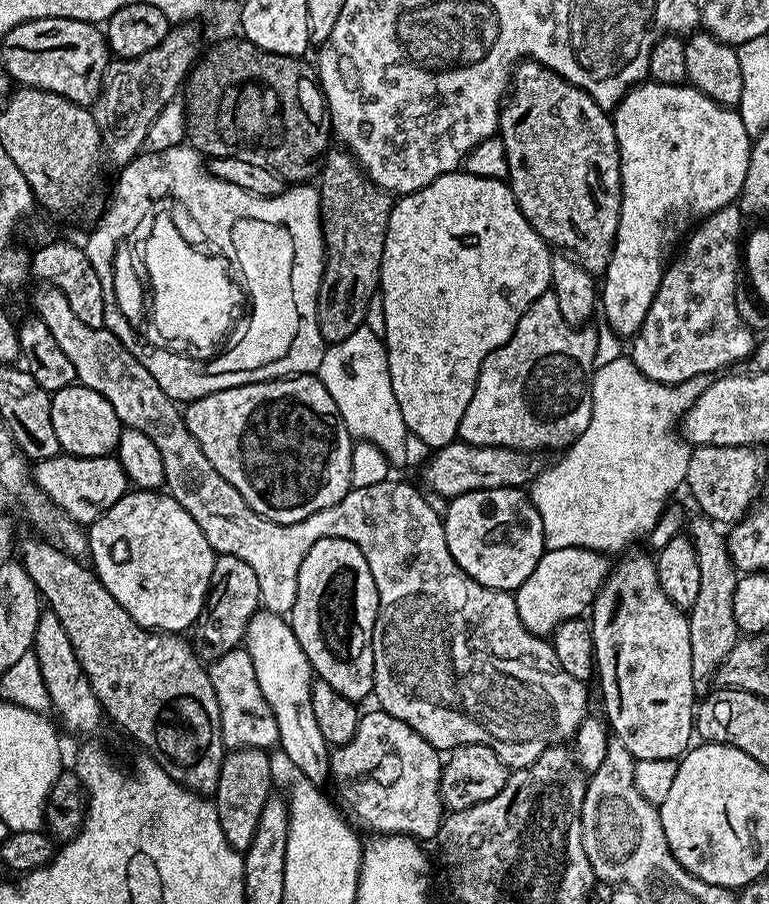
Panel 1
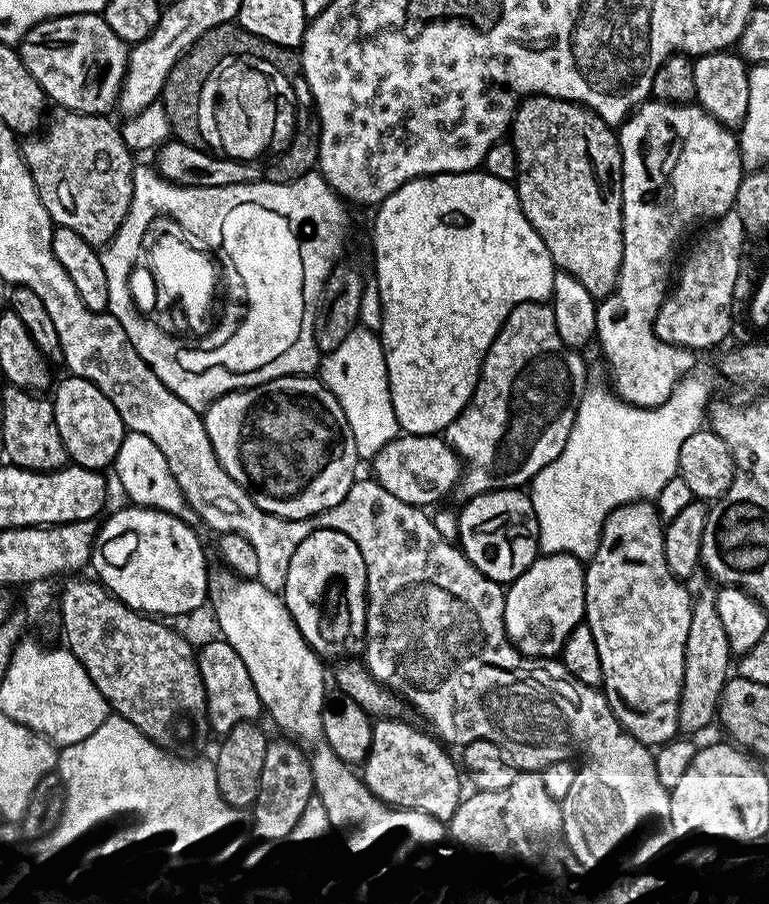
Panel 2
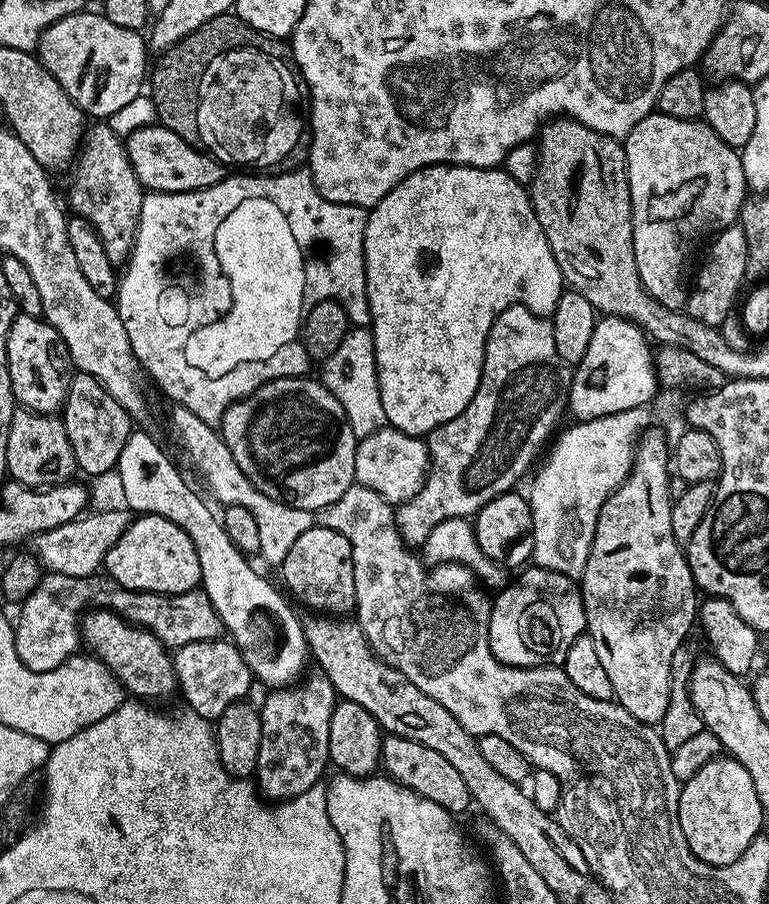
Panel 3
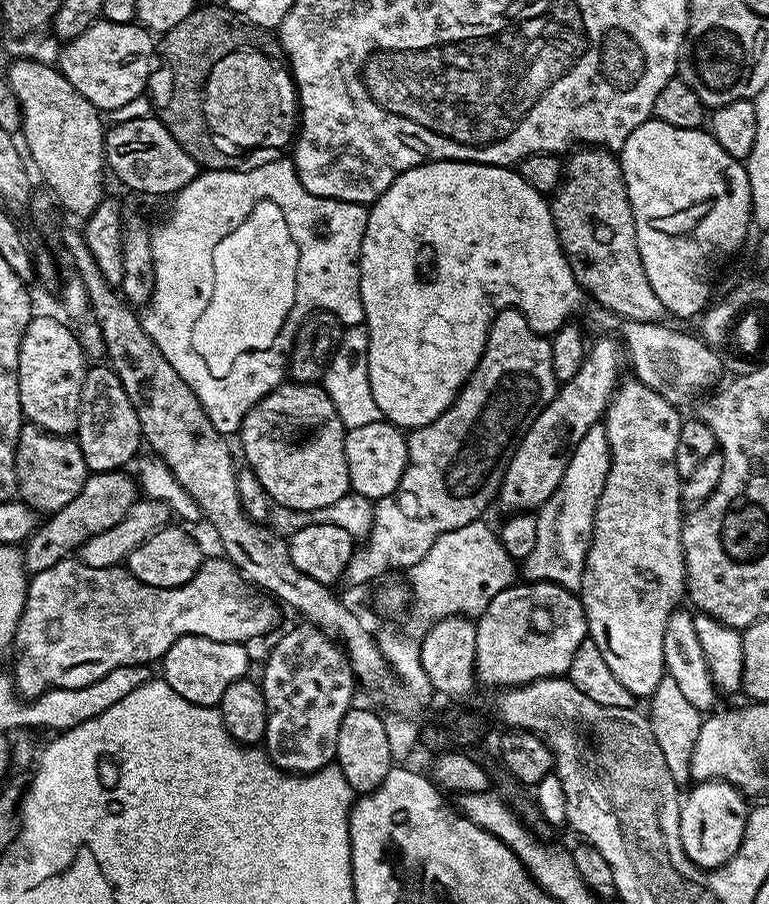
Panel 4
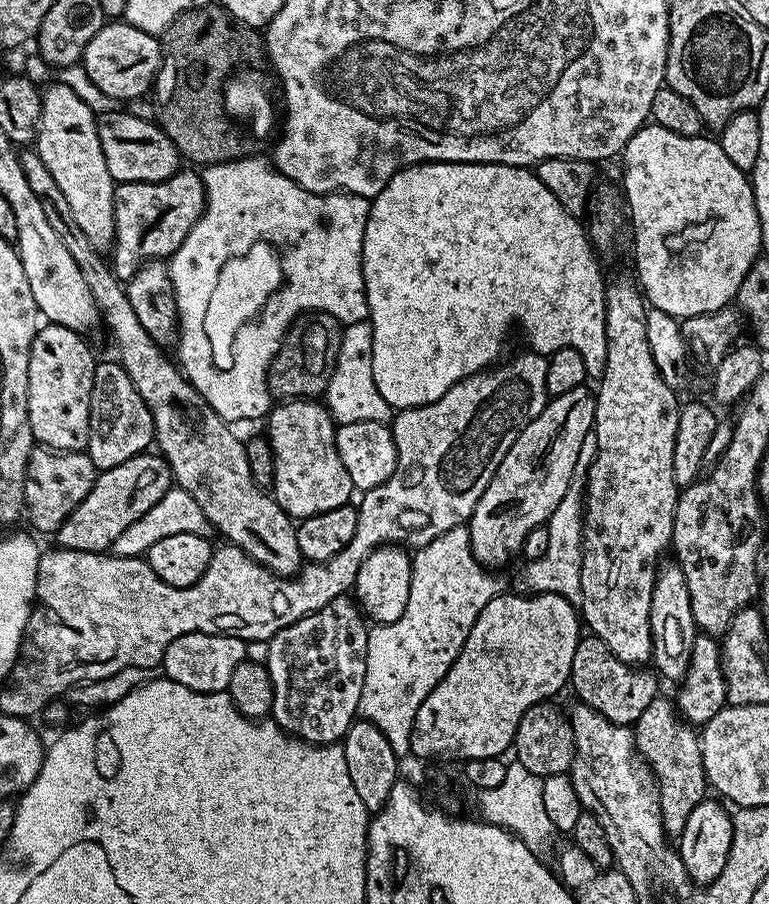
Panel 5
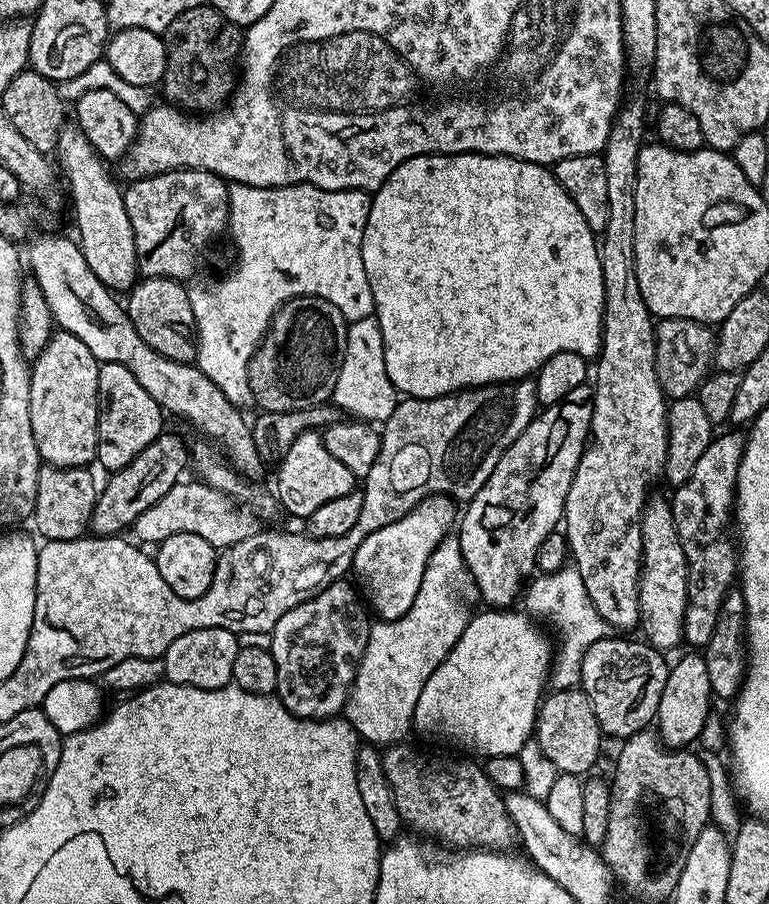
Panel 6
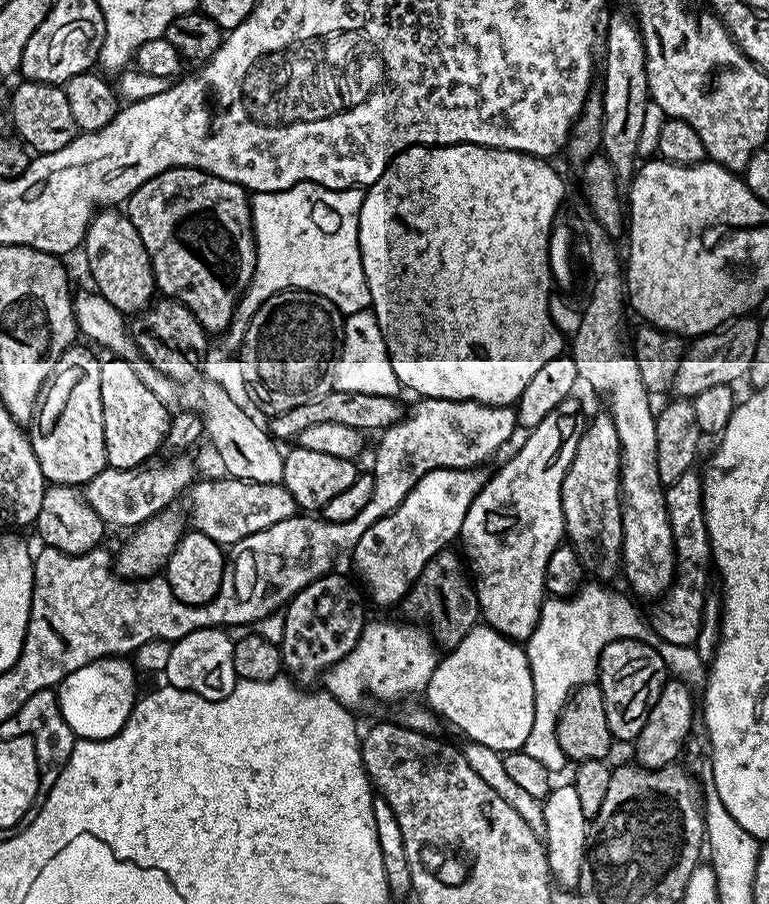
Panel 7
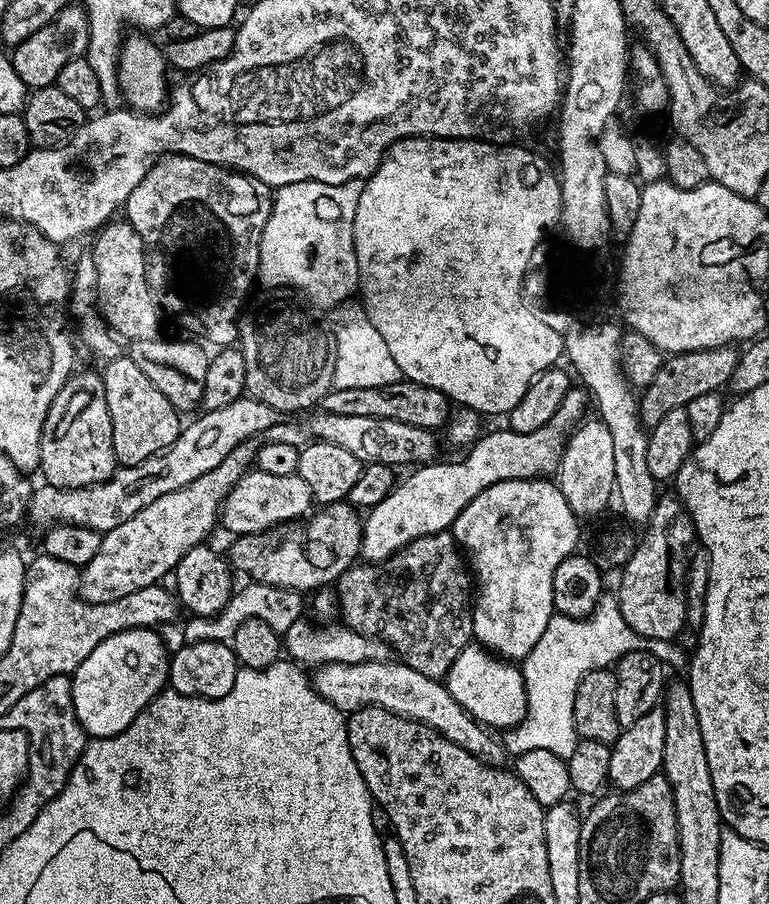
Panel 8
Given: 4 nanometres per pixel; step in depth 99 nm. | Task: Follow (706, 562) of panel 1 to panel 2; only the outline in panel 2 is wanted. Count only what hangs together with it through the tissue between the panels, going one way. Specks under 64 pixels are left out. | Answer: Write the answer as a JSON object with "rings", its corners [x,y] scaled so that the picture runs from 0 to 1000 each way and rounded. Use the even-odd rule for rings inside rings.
{"rings":[[[931,650],[904,652],[897,679],[897,701],[892,701],[892,723],[887,746],[887,765],[882,777],[880,806],[889,812],[910,810],[921,800],[930,798],[936,781],[936,764],[949,750],[947,738],[954,735],[949,710],[944,710],[944,697],[934,684]]]}

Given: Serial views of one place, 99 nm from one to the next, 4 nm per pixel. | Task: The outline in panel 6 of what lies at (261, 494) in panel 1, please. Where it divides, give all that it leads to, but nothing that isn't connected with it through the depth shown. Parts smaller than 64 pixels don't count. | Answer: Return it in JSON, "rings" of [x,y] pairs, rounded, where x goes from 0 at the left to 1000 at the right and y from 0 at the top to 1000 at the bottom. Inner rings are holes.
{"rings":[[[407,476],[395,478],[372,498],[368,509],[362,514],[364,528],[359,531],[358,548],[362,550],[362,558],[380,571],[398,573],[414,564],[414,560],[430,555],[434,551],[445,551],[445,546],[455,546],[464,539],[466,529],[424,498],[420,481],[415,477]]]}

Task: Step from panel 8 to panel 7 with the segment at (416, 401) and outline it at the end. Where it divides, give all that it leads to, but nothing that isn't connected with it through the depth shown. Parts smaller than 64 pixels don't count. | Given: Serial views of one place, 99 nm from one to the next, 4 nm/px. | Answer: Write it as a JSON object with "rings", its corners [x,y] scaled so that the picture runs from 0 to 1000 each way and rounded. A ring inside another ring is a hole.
{"rings":[[[433,431],[419,436],[419,440],[408,440],[408,445],[398,445],[398,449],[382,449],[382,454],[358,457],[349,466],[347,477],[354,479],[355,487],[371,489],[369,487],[384,488],[393,476],[399,476],[402,471],[415,471],[419,467],[440,467],[443,471],[460,471],[469,476],[480,476],[479,473],[498,476],[512,472],[518,466],[525,463],[528,451],[524,451],[520,445],[514,438]]]}

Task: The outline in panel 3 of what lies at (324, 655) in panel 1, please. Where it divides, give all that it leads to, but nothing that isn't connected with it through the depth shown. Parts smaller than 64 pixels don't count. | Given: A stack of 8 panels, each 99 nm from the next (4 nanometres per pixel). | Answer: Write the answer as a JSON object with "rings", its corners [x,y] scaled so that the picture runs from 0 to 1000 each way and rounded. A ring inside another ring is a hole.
{"rings":[[[404,584],[377,604],[367,625],[368,649],[386,659],[407,678],[447,684],[463,671],[463,640],[458,605],[450,594],[428,584]]]}

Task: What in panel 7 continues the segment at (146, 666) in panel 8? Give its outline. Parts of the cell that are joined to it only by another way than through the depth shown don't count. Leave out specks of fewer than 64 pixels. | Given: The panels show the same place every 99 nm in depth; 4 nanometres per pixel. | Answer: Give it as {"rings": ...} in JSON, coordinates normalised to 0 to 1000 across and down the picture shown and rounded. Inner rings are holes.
{"rings":[[[139,726],[135,730],[124,730],[107,741],[96,741],[72,762],[75,781],[86,803],[91,803],[95,815],[107,819],[137,819],[148,816],[153,808],[169,794],[172,783],[179,773],[177,765],[178,740],[173,731],[153,726]]]}

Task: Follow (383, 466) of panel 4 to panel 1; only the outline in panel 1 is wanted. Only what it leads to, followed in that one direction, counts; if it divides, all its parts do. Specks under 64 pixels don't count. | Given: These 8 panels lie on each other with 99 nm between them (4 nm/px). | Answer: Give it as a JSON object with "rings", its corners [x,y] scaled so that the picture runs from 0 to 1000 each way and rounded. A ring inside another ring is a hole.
{"rings":[[[589,489],[577,496],[568,496],[560,501],[562,506],[557,509],[557,514],[551,518],[551,531],[557,534],[554,538],[557,544],[567,544],[570,548],[586,551],[590,549],[599,549],[607,544],[620,544],[622,542],[642,542],[644,540],[675,540],[680,541],[683,538],[691,537],[692,532],[702,525],[705,521],[705,512],[702,513],[702,504],[696,500],[675,500],[667,496],[644,496],[642,493],[622,493],[620,491],[606,491],[602,489]]]}

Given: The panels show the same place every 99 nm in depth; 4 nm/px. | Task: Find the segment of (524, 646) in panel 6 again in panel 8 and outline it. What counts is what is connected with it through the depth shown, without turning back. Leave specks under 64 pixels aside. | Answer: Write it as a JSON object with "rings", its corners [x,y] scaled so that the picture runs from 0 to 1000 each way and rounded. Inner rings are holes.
{"rings":[[[618,710],[590,728],[590,737],[585,737],[580,756],[590,777],[596,777],[596,781],[601,781],[620,799],[640,808],[671,804],[687,784],[680,742],[670,733],[625,717]]]}

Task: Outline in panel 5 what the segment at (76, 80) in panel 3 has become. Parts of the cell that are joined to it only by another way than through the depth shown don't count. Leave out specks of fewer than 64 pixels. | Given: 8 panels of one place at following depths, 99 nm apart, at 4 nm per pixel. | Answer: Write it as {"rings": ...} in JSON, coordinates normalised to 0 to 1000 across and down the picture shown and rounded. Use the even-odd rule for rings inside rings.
{"rings":[[[137,24],[109,55],[107,72],[117,90],[142,112],[170,113],[191,107],[208,76],[209,45],[164,24]]]}

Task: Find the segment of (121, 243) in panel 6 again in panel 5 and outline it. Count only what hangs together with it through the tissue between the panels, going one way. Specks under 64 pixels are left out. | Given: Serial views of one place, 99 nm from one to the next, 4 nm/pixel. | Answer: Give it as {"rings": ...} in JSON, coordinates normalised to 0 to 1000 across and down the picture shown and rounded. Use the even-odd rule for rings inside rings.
{"rings":[[[64,92],[52,104],[52,139],[47,143],[44,167],[55,175],[55,180],[65,192],[70,192],[70,201],[75,201],[75,210],[86,218],[86,225],[91,228],[96,242],[101,246],[117,267],[122,277],[135,281],[151,269],[151,251],[148,250],[148,210],[151,204],[138,186],[138,177],[134,175],[133,160],[129,157],[129,139],[126,125],[112,113],[101,108],[88,95]]]}

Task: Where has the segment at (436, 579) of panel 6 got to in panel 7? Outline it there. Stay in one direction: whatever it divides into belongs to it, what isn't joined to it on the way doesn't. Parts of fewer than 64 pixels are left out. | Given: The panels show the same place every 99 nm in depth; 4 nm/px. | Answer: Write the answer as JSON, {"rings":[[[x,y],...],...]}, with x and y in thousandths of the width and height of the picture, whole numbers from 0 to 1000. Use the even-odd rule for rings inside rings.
{"rings":[[[484,687],[475,689],[459,719],[421,743],[416,752],[420,762],[455,785],[463,785],[479,770],[515,774],[524,768],[550,764],[567,740],[570,719],[557,697],[537,691]]]}

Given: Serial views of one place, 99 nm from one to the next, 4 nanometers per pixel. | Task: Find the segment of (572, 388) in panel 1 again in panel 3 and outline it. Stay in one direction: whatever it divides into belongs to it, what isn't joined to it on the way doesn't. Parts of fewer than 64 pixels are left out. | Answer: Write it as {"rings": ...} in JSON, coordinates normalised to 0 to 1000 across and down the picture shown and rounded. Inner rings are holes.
{"rings":[[[666,336],[642,352],[629,384],[627,418],[622,423],[622,431],[616,431],[616,440],[611,440],[611,449],[606,449],[596,462],[585,462],[585,467],[557,479],[557,527],[551,531],[551,540],[514,563],[515,585],[527,602],[549,604],[564,582],[580,574],[618,572],[627,560],[655,544],[667,543],[671,534],[681,525],[688,525],[687,517],[698,512],[697,503],[709,499],[724,477],[723,468],[736,460],[744,414],[745,408],[726,396],[717,353],[694,347],[681,336]]]}

